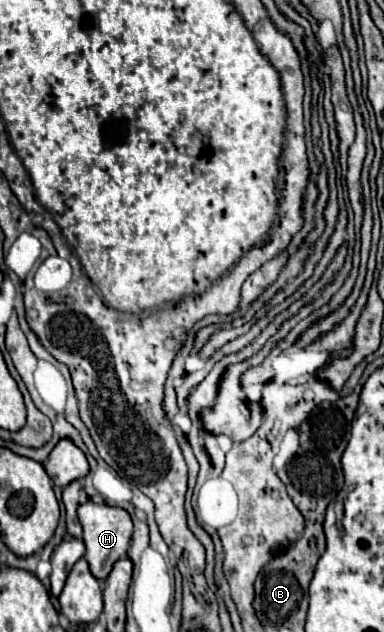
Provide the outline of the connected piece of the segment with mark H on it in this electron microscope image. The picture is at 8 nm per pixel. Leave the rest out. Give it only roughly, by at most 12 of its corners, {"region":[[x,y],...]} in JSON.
{"region":[[78,507],[86,555],[106,579],[128,551],[132,517],[122,507]]}

